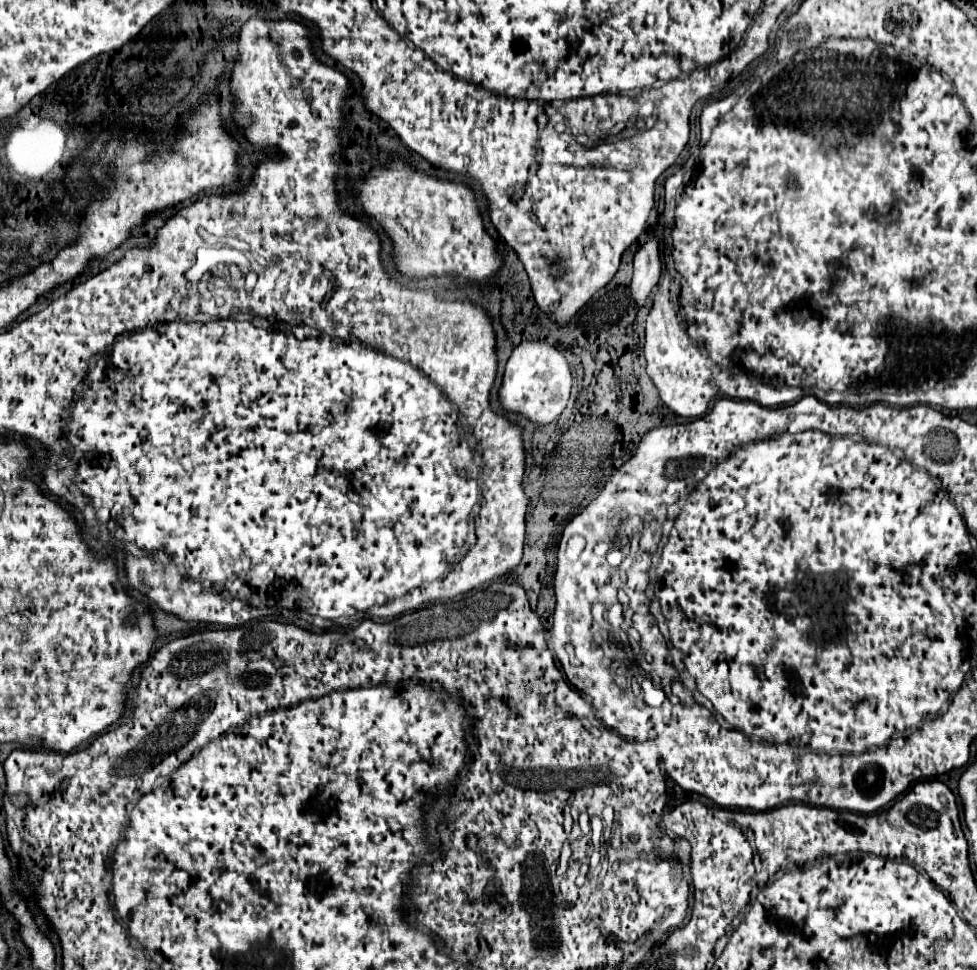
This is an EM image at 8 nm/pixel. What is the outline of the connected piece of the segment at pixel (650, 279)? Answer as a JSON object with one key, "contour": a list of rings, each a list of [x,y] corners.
{"contour":[[[649,237],[649,241],[641,245],[641,249],[635,253],[633,265],[635,265],[635,271],[631,279],[631,293],[637,305],[645,305],[649,291],[657,285],[661,275],[659,241],[655,237]]]}

